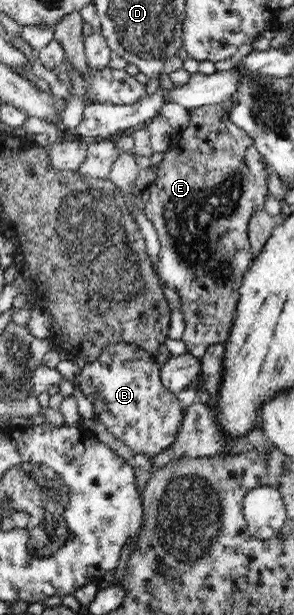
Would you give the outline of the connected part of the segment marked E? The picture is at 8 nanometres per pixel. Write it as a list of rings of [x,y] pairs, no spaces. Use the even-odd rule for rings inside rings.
[[[233,98],[225,99],[224,102],[217,104],[207,105],[204,107],[190,108],[188,109],[190,116],[190,123],[183,132],[179,133],[178,146],[172,148],[171,146],[164,152],[164,160],[157,168],[157,178],[153,186],[147,189],[147,204],[144,206],[144,212],[147,219],[152,222],[157,232],[158,240],[160,241],[159,257],[157,262],[157,272],[162,283],[169,289],[172,289],[177,293],[178,301],[180,302],[181,313],[185,320],[185,329],[182,335],[182,341],[186,345],[186,353],[198,357],[201,362],[201,358],[206,352],[206,348],[211,344],[218,344],[225,342],[225,339],[229,337],[229,329],[232,326],[233,318],[237,308],[237,290],[242,282],[244,274],[247,273],[248,268],[252,264],[255,254],[251,251],[250,241],[250,222],[251,217],[256,212],[263,212],[264,202],[266,202],[266,196],[268,196],[268,174],[269,170],[266,170],[267,164],[260,155],[260,151],[256,149],[255,142],[252,141],[251,135],[239,127],[235,122],[231,121],[231,110],[238,105],[238,100]]]

